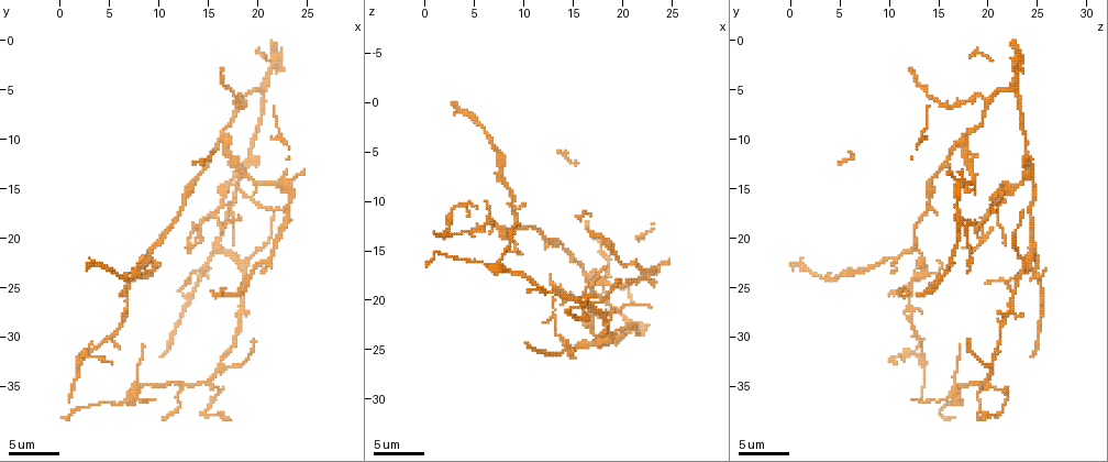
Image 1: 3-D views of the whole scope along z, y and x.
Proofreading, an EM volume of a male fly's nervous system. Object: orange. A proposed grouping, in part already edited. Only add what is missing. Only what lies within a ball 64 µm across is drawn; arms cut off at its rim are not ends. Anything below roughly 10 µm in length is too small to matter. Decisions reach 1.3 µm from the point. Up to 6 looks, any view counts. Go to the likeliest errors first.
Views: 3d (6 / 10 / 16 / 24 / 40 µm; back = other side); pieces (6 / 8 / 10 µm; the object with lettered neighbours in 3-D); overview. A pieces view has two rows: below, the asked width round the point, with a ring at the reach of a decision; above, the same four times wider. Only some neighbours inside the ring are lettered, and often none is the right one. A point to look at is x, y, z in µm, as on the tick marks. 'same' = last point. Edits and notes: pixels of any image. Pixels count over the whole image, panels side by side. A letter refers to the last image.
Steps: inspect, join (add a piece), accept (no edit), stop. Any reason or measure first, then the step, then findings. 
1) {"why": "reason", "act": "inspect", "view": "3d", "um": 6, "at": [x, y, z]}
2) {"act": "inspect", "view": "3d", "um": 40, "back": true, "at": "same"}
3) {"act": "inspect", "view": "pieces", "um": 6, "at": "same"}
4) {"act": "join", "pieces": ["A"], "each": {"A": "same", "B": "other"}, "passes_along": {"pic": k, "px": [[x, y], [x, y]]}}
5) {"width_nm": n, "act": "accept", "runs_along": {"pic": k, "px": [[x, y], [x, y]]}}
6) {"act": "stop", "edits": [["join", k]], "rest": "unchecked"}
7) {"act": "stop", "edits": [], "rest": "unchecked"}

{"why": "branch stops here", "act": "inspect", "view": "pieces", "um": 10, "at": [10.4, 32.0, 24.6]}

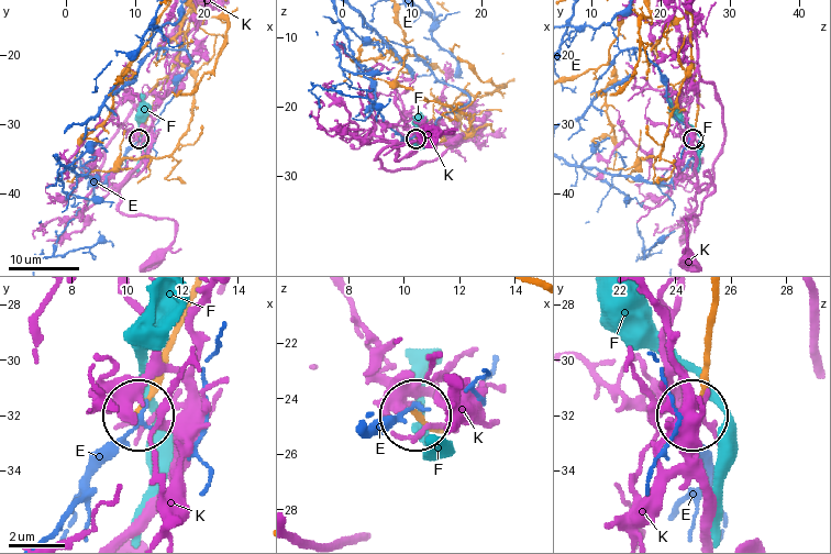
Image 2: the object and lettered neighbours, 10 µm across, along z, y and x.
{"act": "accept", "each": {"E": "other", "F": "other", "K": "other"}, "runs_along": {"pic": 2, "px": [[196, 295], [161, 387], [140, 412]]}, "found": "none of them fits"}

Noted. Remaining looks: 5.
{"why": "tapers out", "act": "inspect", "view": "pieces", "um": 8, "at": [16.6, 25.2, 11.4]}

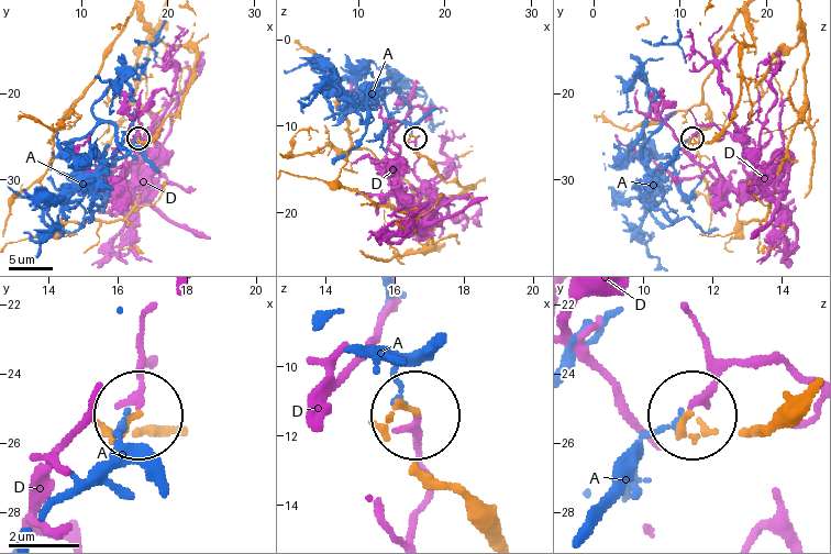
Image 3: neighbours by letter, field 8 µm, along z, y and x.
{"act": "accept", "each": {"A": "other", "D": "other"}, "runs_along": {"pic": 3, "px": [[183, 44], [195, 53], [194, 81], [151, 140], [136, 137]]}, "found": "no lettered piece goes on from it"}

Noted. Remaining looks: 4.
{"why": "free end", "act": "inspect", "view": "pieces", "um": 6, "at": [17.0, 38.4, 19.6]}

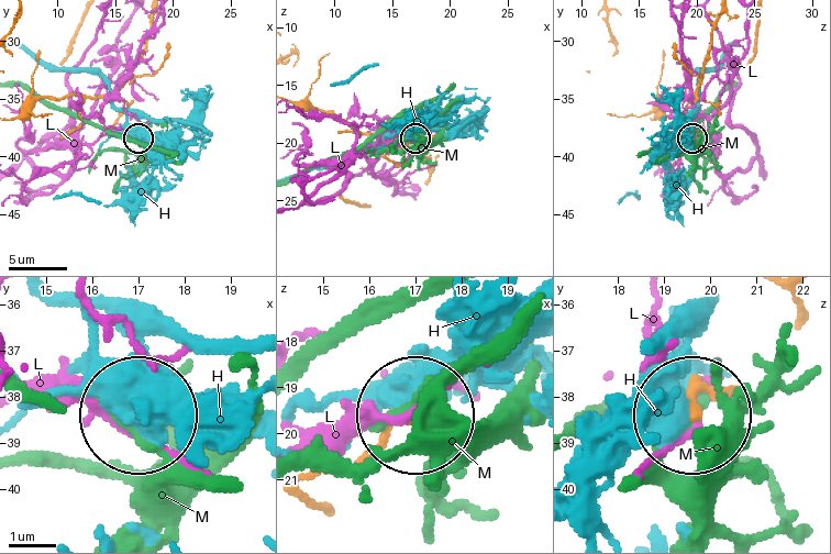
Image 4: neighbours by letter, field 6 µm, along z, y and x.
{"act": "accept", "each": {"H": "other", "L": "other", "M": "other"}, "found": "none of them fits"}

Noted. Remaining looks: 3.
{"act": "stop", "edits": [], "rest": "unchecked"}

